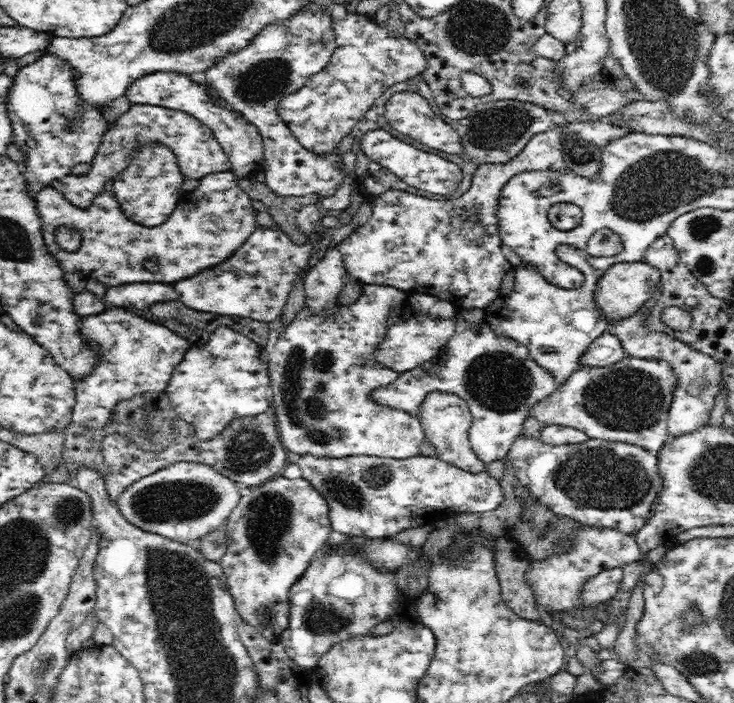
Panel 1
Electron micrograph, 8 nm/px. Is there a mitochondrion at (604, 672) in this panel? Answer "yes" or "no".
no

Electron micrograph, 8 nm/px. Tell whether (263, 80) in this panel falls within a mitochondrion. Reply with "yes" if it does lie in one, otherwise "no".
yes

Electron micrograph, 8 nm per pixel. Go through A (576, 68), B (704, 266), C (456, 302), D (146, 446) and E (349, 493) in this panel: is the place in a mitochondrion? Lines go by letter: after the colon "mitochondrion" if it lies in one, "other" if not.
A: other
B: mitochondrion
C: other
D: other
E: mitochondrion

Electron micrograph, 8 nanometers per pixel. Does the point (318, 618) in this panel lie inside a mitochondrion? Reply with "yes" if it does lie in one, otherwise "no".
yes

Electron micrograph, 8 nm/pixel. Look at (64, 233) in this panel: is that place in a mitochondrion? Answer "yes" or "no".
yes

